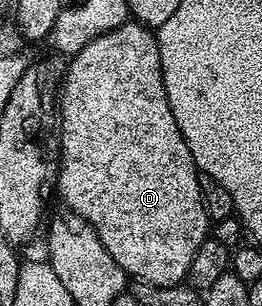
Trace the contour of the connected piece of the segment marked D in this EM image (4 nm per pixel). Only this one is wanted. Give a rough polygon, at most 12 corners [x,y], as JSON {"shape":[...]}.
{"shape":[[156,34],[83,45],[57,191],[126,276],[188,276],[211,220]]}

